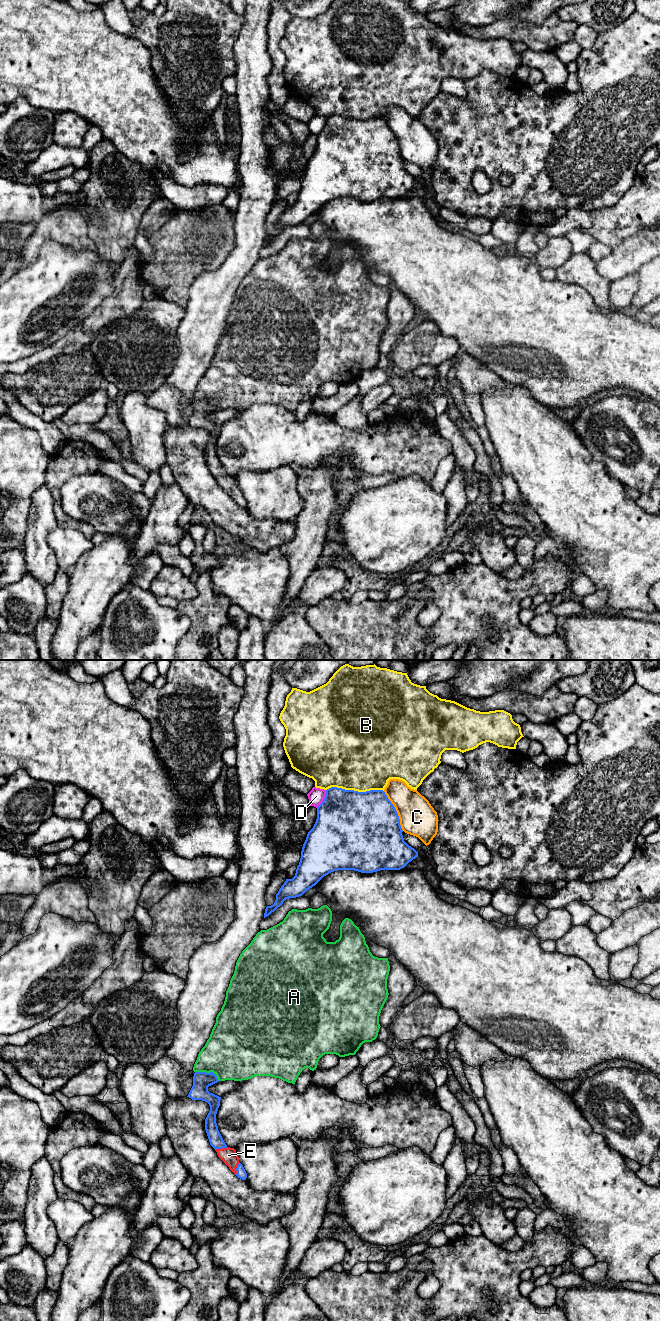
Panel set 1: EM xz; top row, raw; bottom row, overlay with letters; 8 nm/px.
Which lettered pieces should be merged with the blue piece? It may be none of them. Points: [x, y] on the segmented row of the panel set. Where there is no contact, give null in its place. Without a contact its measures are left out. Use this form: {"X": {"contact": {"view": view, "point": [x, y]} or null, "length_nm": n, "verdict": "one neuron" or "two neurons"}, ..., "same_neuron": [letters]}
{"A": {"contact": {"view": "xz", "point": [208, 1073]}, "length_nm": 220, "verdict": "two neurons"}, "B": {"contact": {"view": "xz", "point": [355, 791]}, "length_nm": 460, "verdict": "two neurons"}, "C": {"contact": {"view": "xz", "point": [396, 811]}, "length_nm": 360, "verdict": "two neurons"}, "D": {"contact": {"view": "xz", "point": [324, 799]}, "length_nm": 170, "verdict": "two neurons"}, "E": {"contact": {"view": "xz", "point": [236, 1168]}, "length_nm": 110, "verdict": "one neuron"}, "same_neuron": ["E"]}

